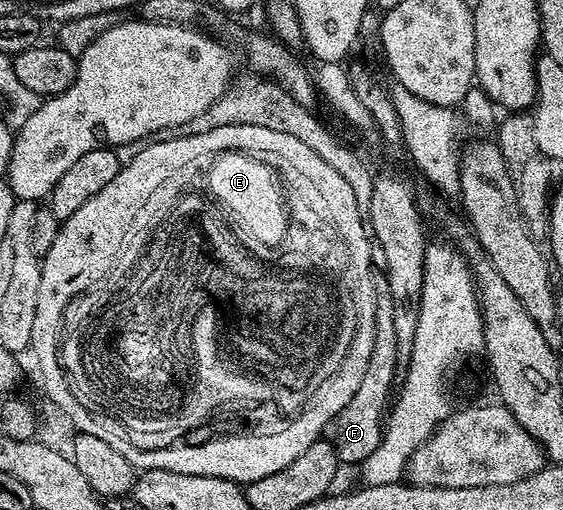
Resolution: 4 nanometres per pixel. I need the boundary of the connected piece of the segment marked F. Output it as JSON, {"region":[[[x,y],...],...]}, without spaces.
{"region":[[[375,271],[372,286],[376,290],[376,338],[372,338],[372,354],[368,358],[366,371],[360,378],[360,387],[356,395],[348,401],[348,406],[332,418],[324,436],[335,450],[339,465],[354,464],[360,466],[376,446],[382,441],[382,429],[388,416],[388,409],[392,404],[392,393],[396,388],[394,375],[399,375],[400,357],[396,350],[396,329],[392,322],[392,292],[388,290],[388,278],[385,271]]]}

